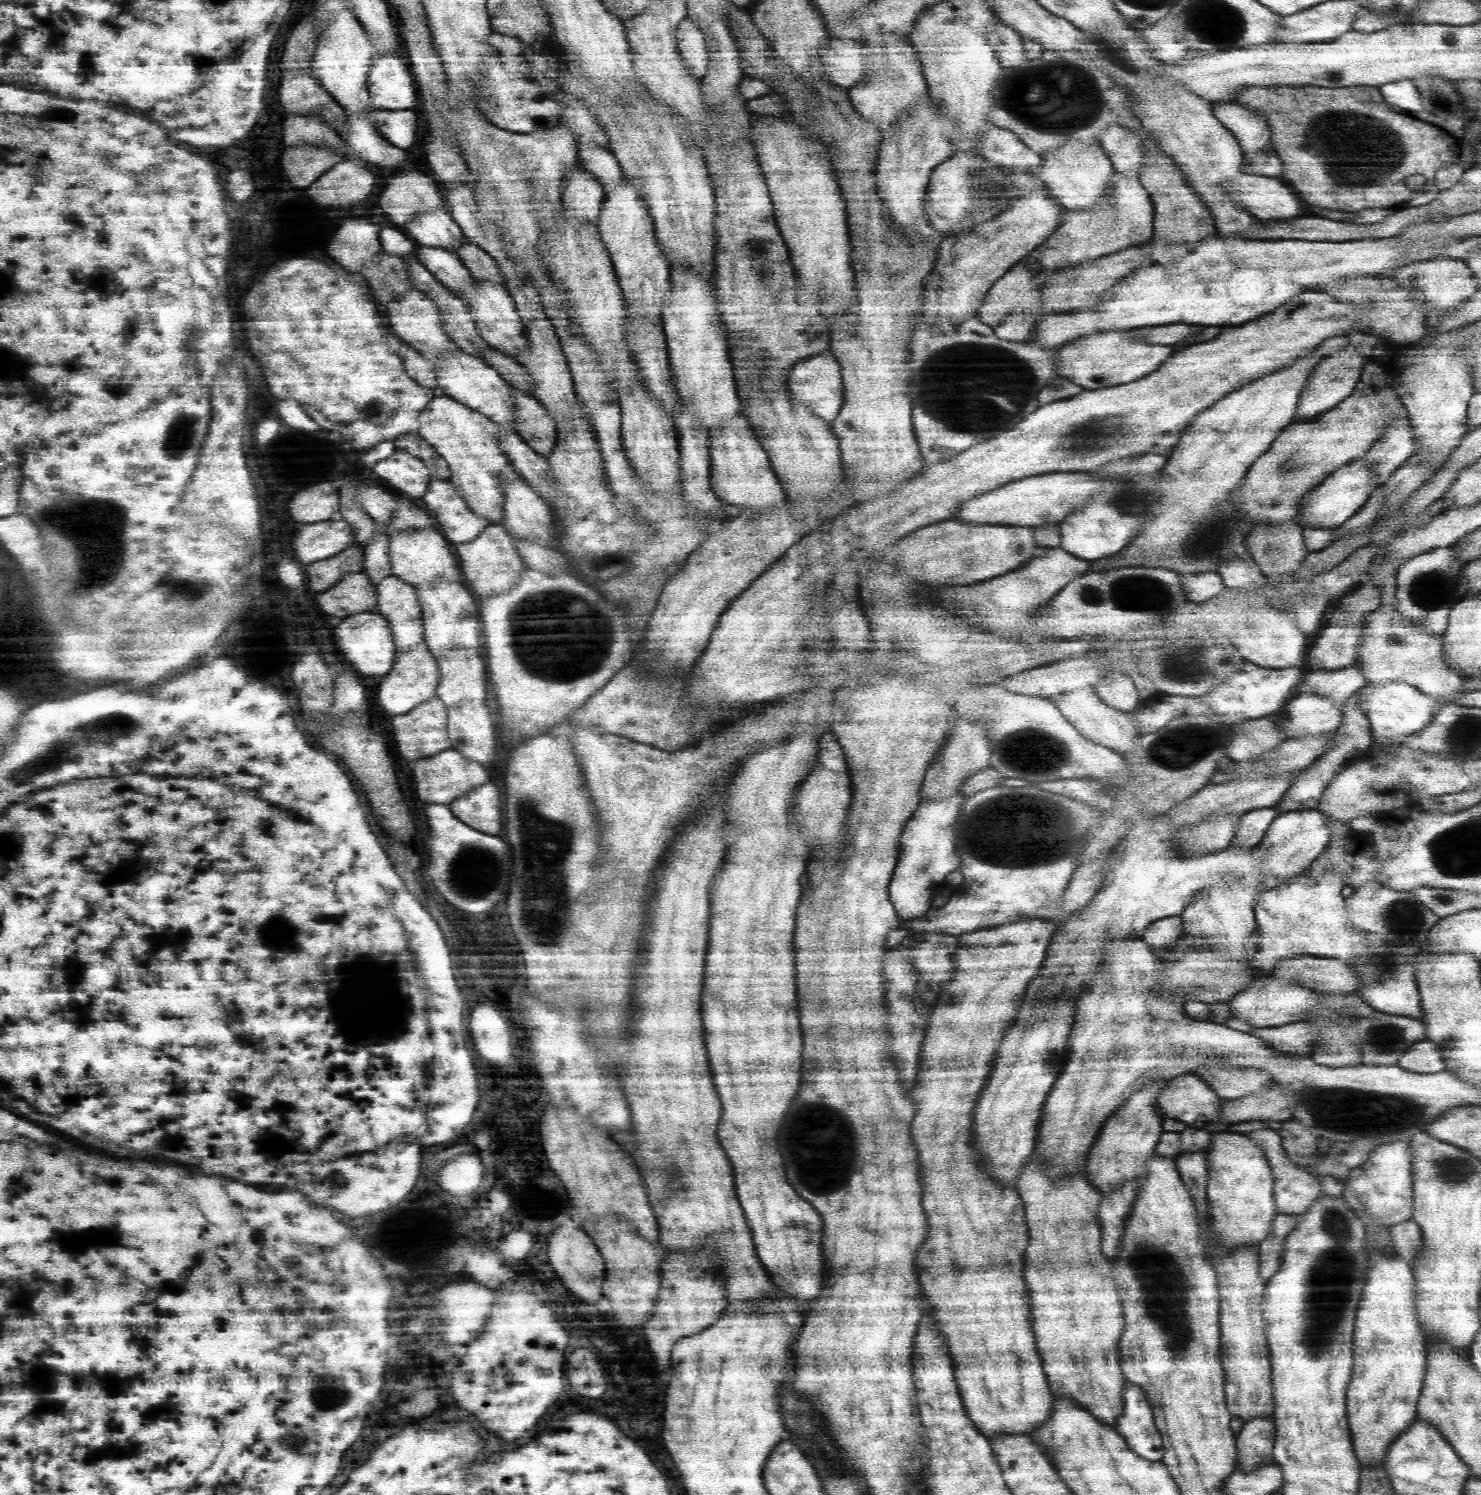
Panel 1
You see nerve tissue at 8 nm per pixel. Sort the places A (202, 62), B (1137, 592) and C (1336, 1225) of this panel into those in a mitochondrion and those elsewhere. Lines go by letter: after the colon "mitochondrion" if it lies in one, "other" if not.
A: other
B: mitochondrion
C: mitochondrion

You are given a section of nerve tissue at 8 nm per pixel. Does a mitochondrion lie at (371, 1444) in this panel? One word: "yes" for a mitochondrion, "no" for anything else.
no

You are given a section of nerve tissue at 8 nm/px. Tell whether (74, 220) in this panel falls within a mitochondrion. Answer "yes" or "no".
no

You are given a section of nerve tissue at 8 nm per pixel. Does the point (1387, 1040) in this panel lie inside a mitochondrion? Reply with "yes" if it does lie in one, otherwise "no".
yes

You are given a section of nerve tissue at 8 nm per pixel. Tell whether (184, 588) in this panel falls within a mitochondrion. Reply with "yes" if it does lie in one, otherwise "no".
yes

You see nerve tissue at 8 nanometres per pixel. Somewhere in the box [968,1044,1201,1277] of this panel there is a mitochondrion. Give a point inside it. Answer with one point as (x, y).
(1057, 1057)

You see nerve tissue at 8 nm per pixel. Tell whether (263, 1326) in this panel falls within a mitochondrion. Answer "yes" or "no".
no

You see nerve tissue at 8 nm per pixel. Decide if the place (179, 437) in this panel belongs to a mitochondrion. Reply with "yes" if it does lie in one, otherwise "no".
yes

